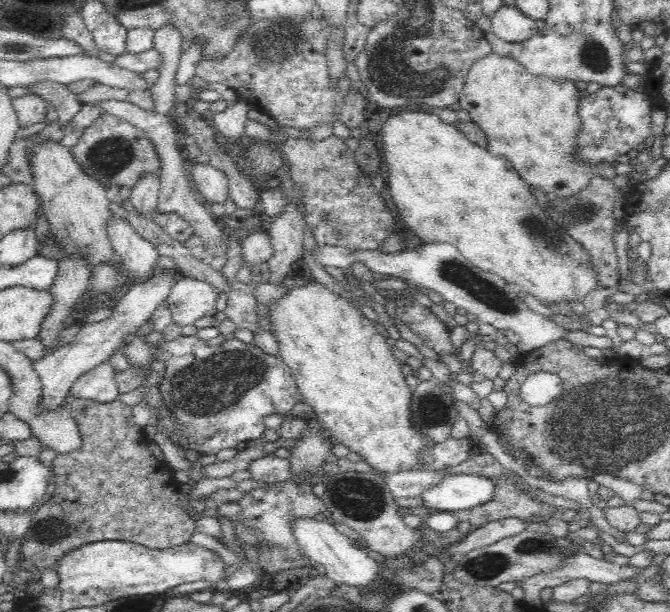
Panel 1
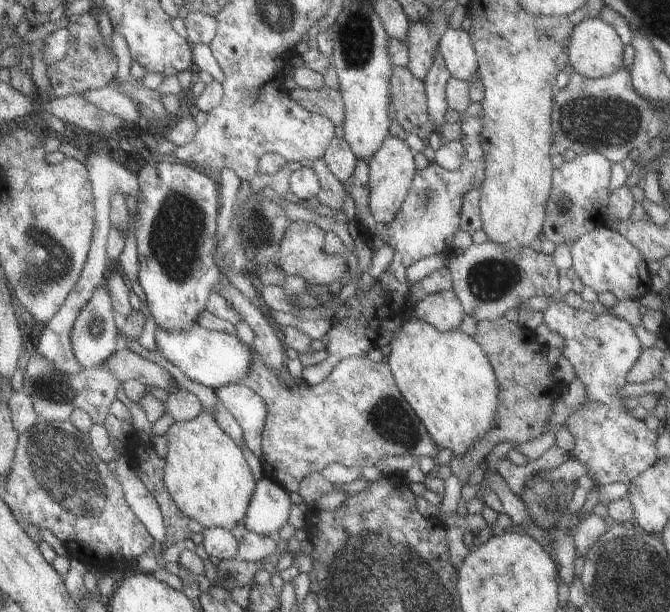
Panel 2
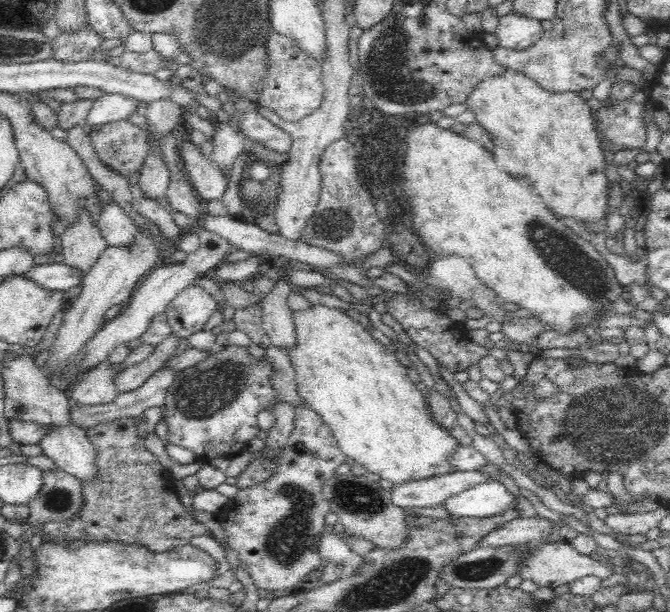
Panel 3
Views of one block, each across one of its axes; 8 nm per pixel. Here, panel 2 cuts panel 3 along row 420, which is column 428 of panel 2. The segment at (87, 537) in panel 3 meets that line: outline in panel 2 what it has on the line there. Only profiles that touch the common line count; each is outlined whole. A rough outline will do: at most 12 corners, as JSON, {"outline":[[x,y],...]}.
{"outline":[[395,67],[391,95],[398,124],[426,143],[434,121],[423,81]]}

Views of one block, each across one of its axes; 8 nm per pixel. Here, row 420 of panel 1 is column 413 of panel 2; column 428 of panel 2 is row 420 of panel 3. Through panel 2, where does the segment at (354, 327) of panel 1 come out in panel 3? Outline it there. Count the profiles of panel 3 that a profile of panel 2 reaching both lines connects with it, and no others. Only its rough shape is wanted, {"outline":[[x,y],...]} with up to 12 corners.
{"outline":[[342,310],[292,313],[297,393],[393,486],[458,471],[425,393]]}

